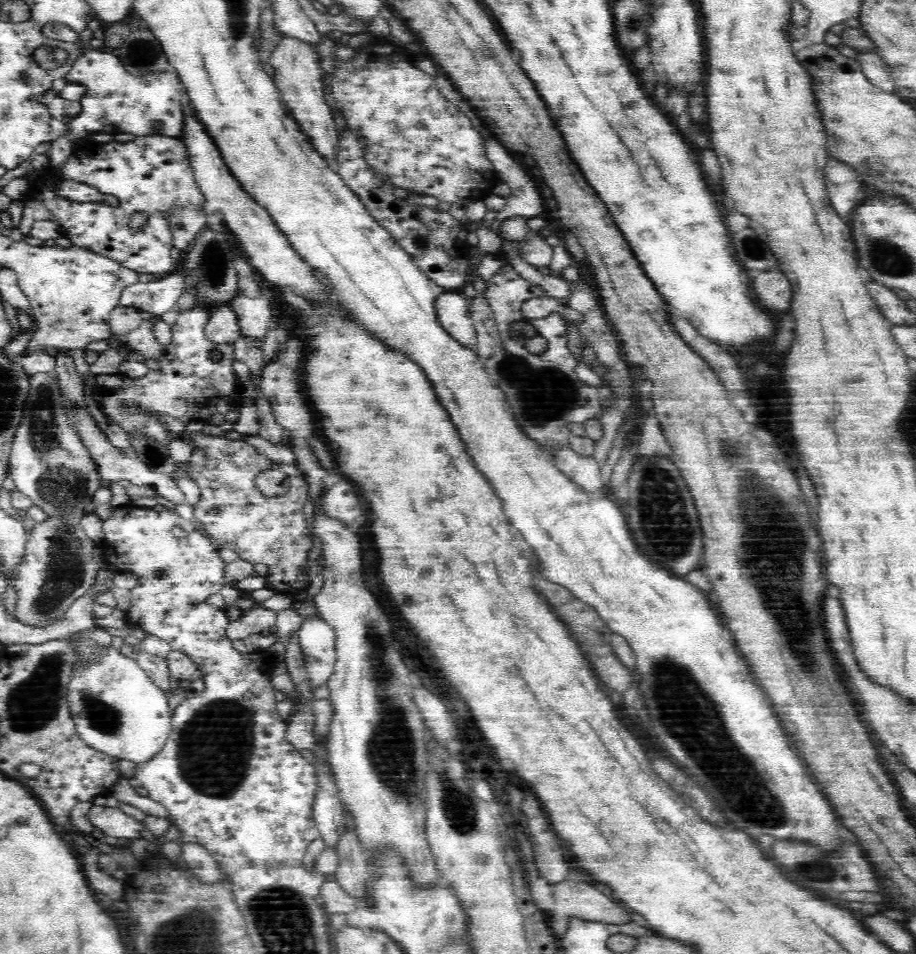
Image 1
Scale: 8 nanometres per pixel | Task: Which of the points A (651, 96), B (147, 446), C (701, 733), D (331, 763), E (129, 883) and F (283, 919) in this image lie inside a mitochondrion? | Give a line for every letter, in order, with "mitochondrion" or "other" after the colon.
A: other
B: mitochondrion
C: mitochondrion
D: other
E: other
F: mitochondrion

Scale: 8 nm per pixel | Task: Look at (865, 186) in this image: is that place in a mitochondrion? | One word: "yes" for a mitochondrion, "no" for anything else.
no

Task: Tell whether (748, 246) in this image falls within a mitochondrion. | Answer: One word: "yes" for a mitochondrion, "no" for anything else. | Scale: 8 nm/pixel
yes

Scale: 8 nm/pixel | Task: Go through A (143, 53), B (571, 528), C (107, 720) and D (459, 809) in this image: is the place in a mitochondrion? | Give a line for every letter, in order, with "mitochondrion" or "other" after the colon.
A: mitochondrion
B: other
C: mitochondrion
D: mitochondrion

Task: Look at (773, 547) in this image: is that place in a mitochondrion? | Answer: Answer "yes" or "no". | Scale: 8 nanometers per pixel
yes

